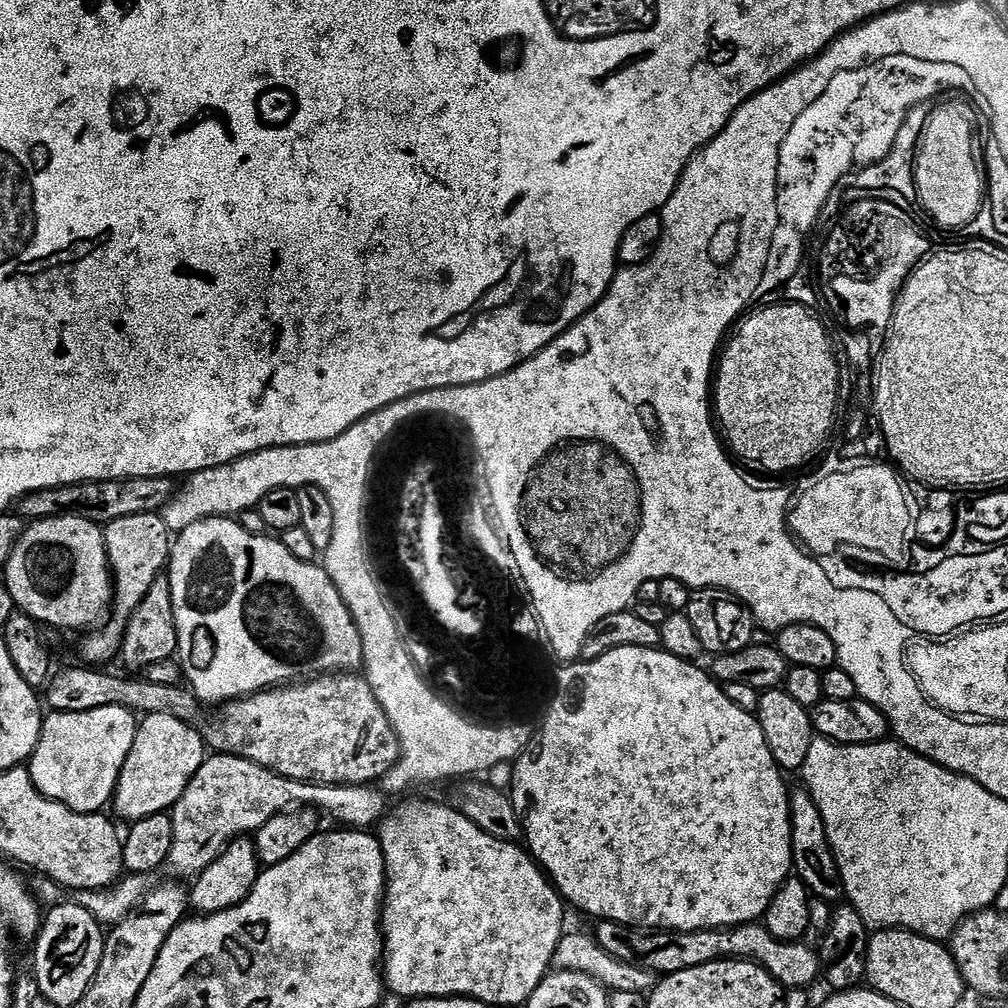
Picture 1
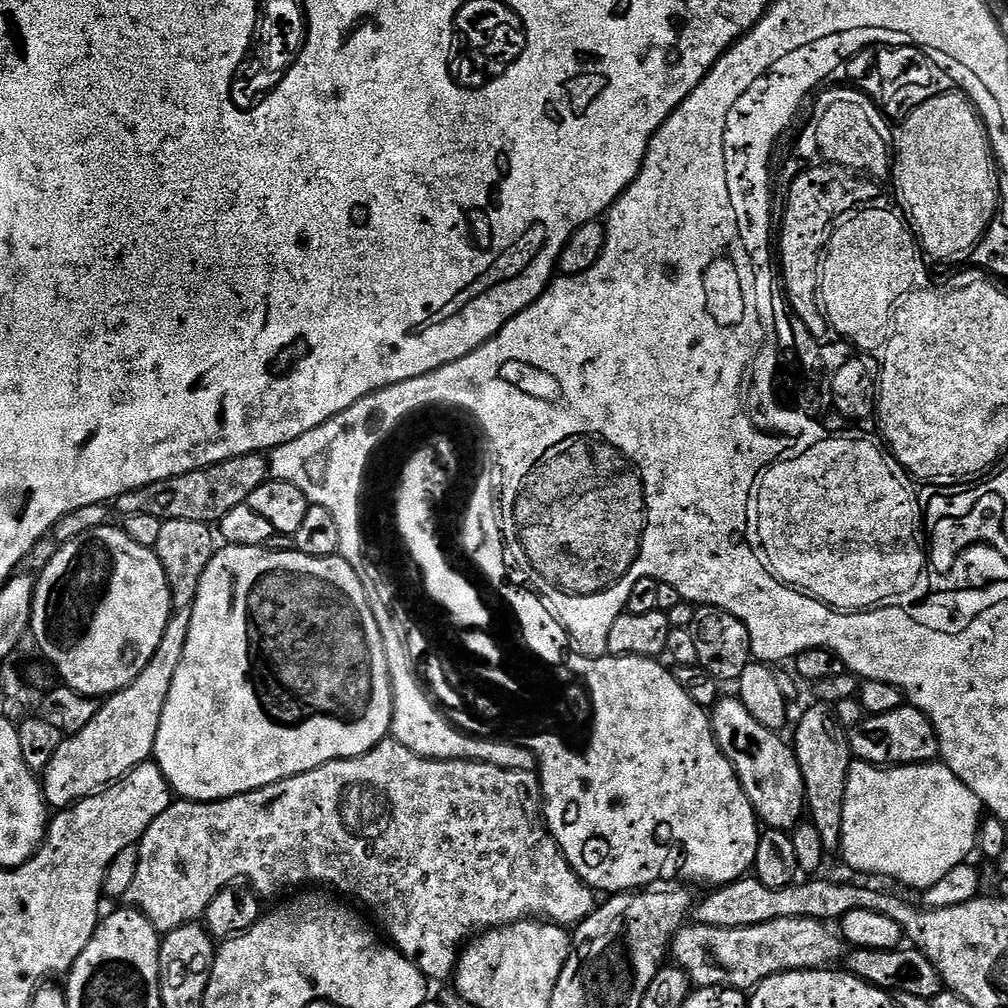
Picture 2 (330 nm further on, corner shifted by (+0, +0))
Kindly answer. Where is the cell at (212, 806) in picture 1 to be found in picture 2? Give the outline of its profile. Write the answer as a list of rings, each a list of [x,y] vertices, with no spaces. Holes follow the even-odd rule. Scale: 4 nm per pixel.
[[[385,738],[375,748],[361,756],[355,756],[353,760],[331,760],[329,764],[320,764],[314,770],[267,784],[265,788],[255,788],[254,791],[244,792],[241,796],[227,796],[225,800],[207,802],[177,799],[166,811],[158,814],[154,822],[150,822],[143,838],[138,842],[138,847],[140,850],[138,874],[134,874],[134,886],[130,886],[127,899],[131,907],[137,908],[161,934],[173,932],[175,928],[181,928],[182,925],[203,917],[214,894],[218,894],[226,885],[241,878],[264,898],[276,896],[287,888],[296,888],[307,880],[313,880],[316,884],[329,884],[330,887],[368,904],[369,910],[376,915],[377,922],[384,927],[383,935],[387,937],[392,947],[397,948],[432,982],[444,980],[447,976],[449,979],[455,973],[462,945],[481,930],[497,928],[502,924],[511,924],[525,918],[543,918],[553,924],[575,926],[598,907],[597,893],[572,869],[570,862],[557,846],[556,839],[548,830],[542,815],[542,793],[536,772],[499,768],[493,764],[483,764],[480,760],[431,760],[414,754],[406,746],[391,738]]]

